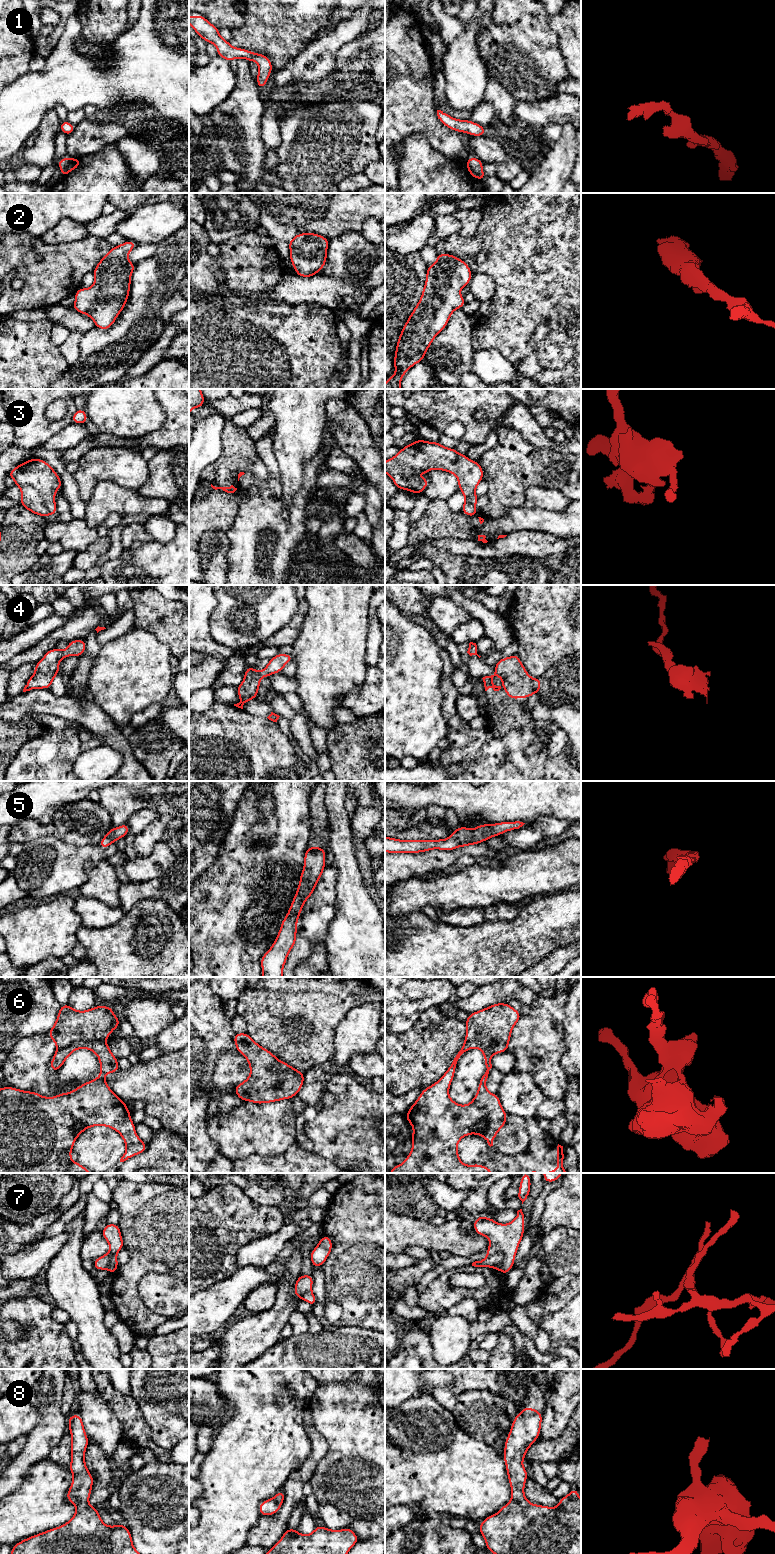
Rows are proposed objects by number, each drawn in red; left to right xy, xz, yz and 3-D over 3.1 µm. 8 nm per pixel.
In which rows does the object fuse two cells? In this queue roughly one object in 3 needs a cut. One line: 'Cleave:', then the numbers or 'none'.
Cleave: 3, 6, 7

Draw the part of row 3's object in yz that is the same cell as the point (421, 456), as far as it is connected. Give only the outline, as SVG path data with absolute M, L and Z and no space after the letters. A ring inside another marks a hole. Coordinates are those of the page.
M421 438L385 461L385 473L392 478L394 485L416 495L423 492L429 480L415 478L413 475L417 472L426 474L433 469L446 471L457 477L458 490L465 497L461 512L470 517L475 516L478 499L475 490L484 475L479 462L458 453L455 448L447 448L439 442L428 442Z

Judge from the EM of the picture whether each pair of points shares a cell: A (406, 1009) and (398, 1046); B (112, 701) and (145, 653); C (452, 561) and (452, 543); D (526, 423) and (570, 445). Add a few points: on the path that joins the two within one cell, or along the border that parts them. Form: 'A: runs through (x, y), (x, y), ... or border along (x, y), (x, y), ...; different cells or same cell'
A: border along (419, 1018), (409, 1029), (395, 1034); different cells
B: runs through (120, 689), (123, 681), (134, 670), (136, 665); same cell
C: border along (430, 544), (465, 557); different cells
D: runs through (537, 434), (544, 441), (554, 446), (559, 446); same cell

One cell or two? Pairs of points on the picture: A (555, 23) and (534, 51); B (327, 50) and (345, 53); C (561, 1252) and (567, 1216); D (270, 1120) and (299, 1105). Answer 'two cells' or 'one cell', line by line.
A: two cells
B: two cells
C: two cells
D: two cells

